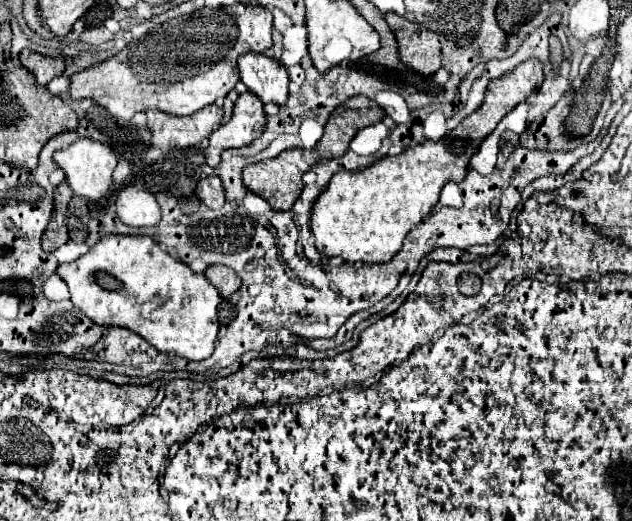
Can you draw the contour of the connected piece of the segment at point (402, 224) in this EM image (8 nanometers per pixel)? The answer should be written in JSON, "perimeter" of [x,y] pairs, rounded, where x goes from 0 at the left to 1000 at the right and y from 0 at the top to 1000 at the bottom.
{"perimeter":[[[843,111],[834,115],[828,123],[821,123],[815,134],[783,150],[774,157],[771,177],[767,177],[767,192],[764,200],[742,219],[720,250],[714,250],[707,261],[701,261],[701,269],[685,273],[685,269],[672,269],[669,276],[660,276],[653,284],[644,284],[641,292],[628,296],[628,299],[612,299],[597,307],[593,315],[587,315],[578,326],[562,326],[562,330],[549,330],[540,326],[533,330],[524,349],[517,353],[517,361],[505,372],[505,380],[498,384],[495,395],[495,411],[492,411],[492,445],[498,453],[498,472],[508,488],[514,491],[536,491],[552,507],[562,503],[574,503],[574,507],[597,507],[597,503],[616,503],[634,476],[641,453],[647,449],[647,441],[663,430],[682,403],[685,395],[695,388],[695,369],[707,349],[729,349],[739,334],[739,319],[745,299],[758,288],[761,273],[783,250],[783,242],[799,226],[799,219],[805,219],[824,192],[831,192],[847,169],[853,169],[859,157],[859,119]]]}

